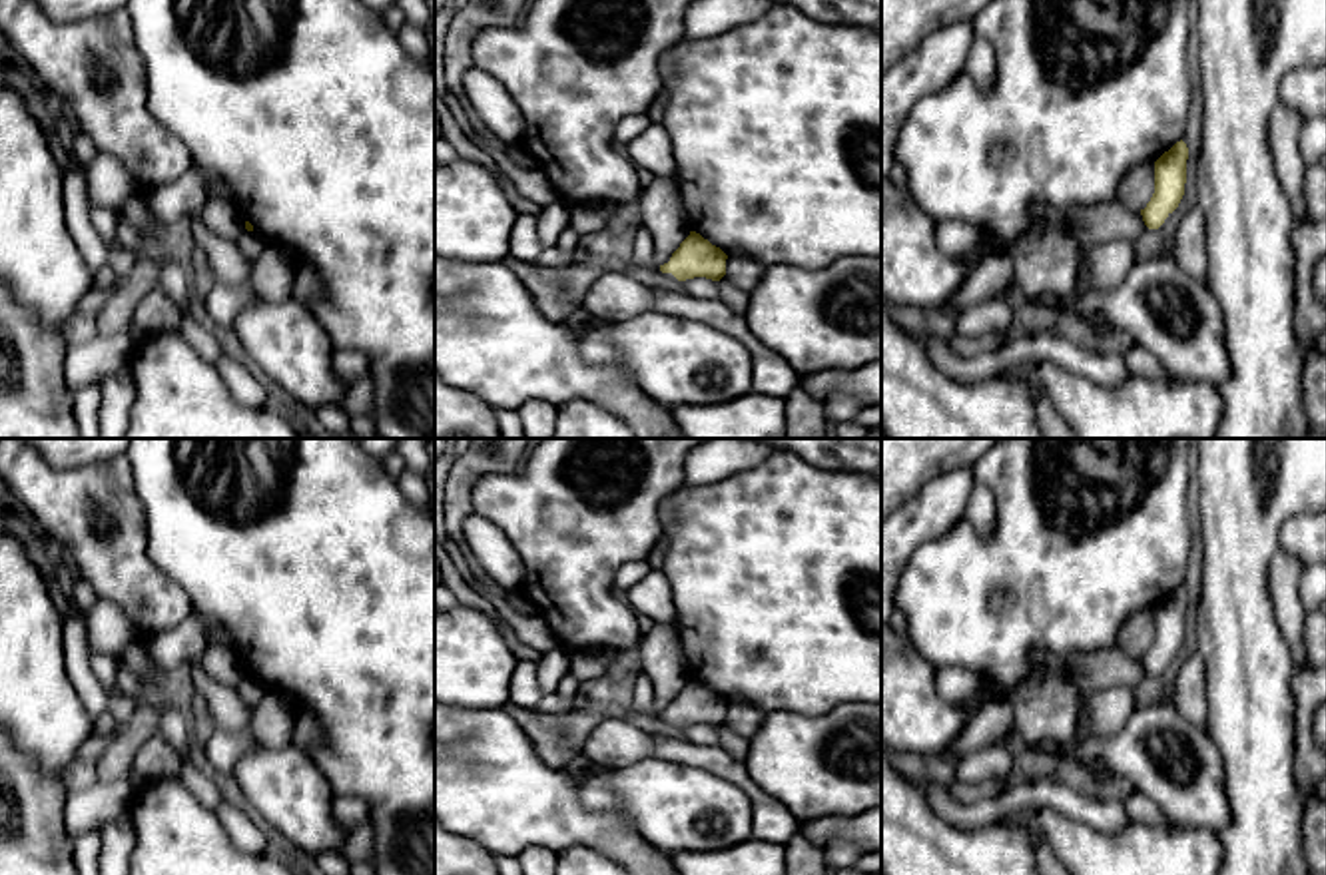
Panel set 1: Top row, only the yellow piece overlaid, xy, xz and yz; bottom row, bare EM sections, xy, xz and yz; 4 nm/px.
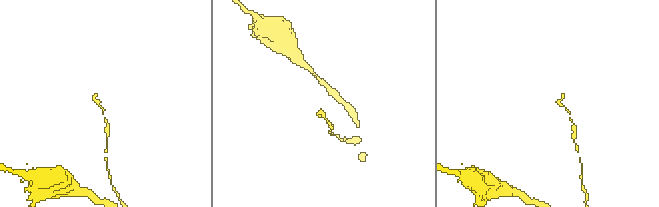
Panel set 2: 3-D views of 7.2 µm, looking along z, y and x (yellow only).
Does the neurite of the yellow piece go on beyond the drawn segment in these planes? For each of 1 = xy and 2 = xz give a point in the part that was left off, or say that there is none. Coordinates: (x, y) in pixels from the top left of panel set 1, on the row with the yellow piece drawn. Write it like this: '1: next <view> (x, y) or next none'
1: next none
2: next none

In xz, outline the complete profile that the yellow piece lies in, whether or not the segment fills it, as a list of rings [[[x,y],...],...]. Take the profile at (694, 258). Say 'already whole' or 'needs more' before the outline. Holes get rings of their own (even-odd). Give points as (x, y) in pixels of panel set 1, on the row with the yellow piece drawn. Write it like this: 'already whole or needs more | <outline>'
already whole | [[[700,233],[690,235],[672,253],[670,261],[660,265],[662,273],[672,273],[678,281],[706,277],[720,281],[726,275],[728,255],[704,239]]]

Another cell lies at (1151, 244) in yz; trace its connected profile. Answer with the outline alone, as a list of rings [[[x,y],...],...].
[[[1159,229],[1145,231],[1133,239],[1135,261],[1172,257],[1172,241],[1166,241]]]

